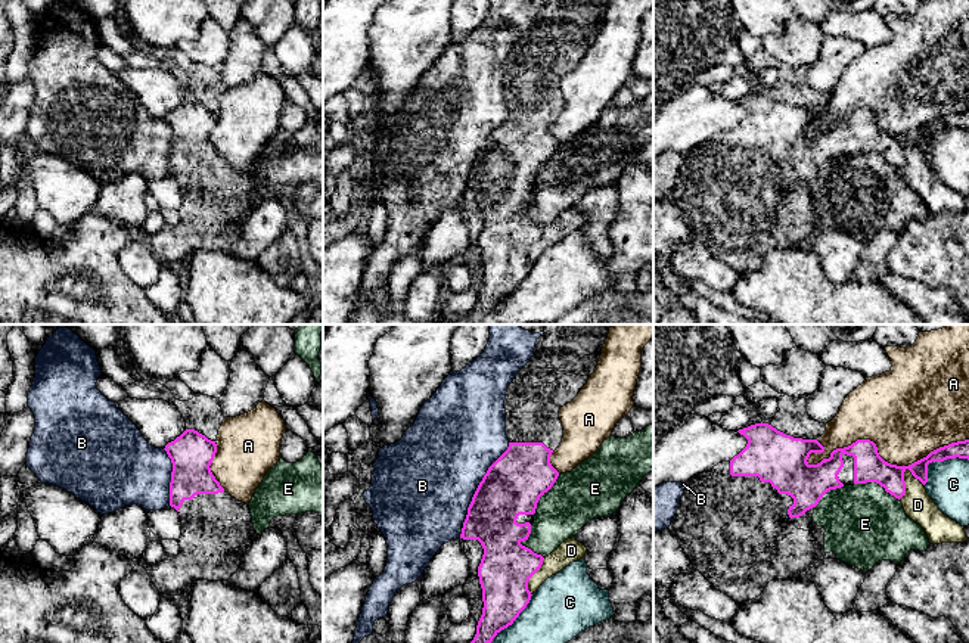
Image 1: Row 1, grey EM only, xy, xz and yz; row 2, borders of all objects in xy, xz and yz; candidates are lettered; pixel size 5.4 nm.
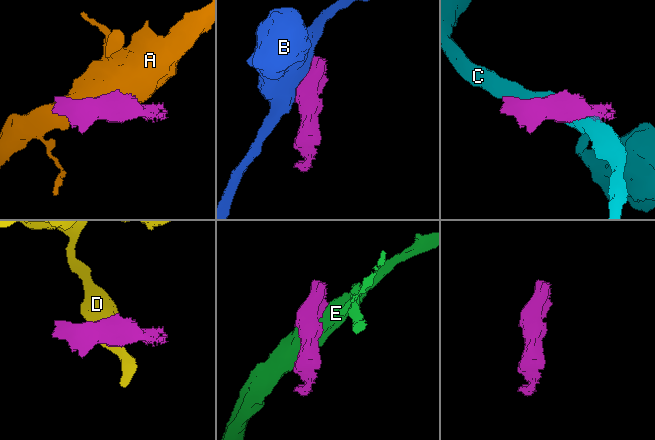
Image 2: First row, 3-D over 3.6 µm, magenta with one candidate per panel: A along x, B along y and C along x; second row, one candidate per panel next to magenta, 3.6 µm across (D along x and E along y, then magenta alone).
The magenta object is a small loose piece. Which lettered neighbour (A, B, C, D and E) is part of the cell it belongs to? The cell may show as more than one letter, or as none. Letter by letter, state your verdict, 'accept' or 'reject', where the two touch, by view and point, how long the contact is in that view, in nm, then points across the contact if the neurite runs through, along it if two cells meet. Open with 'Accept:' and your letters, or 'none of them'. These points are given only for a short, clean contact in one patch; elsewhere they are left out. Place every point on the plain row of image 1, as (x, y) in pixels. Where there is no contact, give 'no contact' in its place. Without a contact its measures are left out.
Accept: none of them
A: reject; meets magenta in yz at (881, 127); contact 900 nm long
B: reject; meets magenta in xz at (480, 154); contact 500 nm long
C: reject; meets magenta in xz at (508, 295); contact 440 nm long
D: reject; meets magenta in yz at (904, 154); contact 180 nm long; border along yz (907, 137), (904, 142), (904, 162), (898, 168)
E: reject; meets magenta in yz at (876, 152); contact 260 nm long

